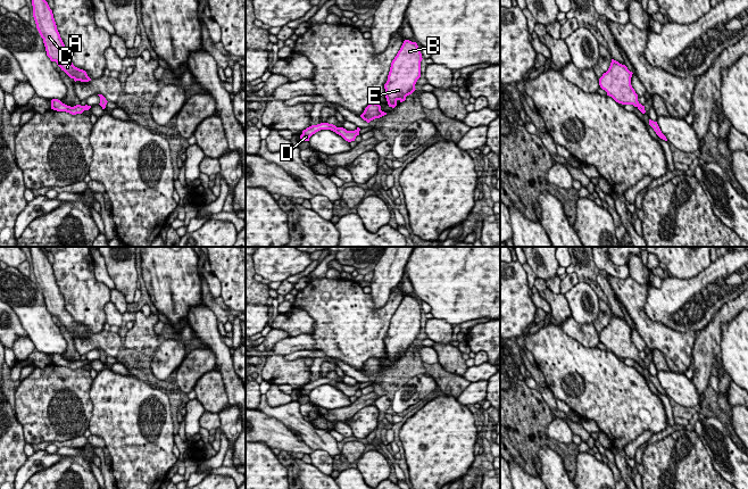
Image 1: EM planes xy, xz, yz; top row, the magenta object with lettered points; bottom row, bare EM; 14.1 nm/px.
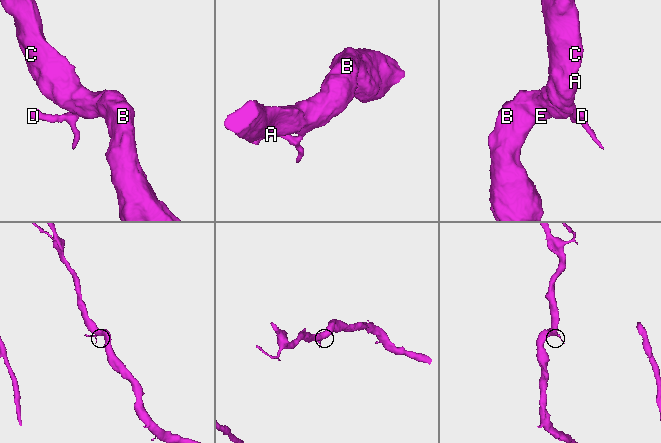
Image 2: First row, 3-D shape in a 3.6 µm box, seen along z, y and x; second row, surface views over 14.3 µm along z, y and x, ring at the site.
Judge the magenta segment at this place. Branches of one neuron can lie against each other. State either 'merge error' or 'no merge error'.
no merge error

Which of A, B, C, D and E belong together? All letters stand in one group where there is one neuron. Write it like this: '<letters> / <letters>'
A B C D E

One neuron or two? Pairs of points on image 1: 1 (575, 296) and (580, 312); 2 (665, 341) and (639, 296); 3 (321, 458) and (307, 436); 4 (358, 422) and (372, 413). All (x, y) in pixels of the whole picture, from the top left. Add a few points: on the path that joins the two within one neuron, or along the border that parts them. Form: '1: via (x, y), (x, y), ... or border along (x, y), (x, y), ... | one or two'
1: via (579, 299), (580, 308) | one
2: via (654, 331), (637, 314), (637, 307) | one
3: border along (313, 449), (324, 449), (332, 457) | two
4: via (362, 422), (368, 416) | one

